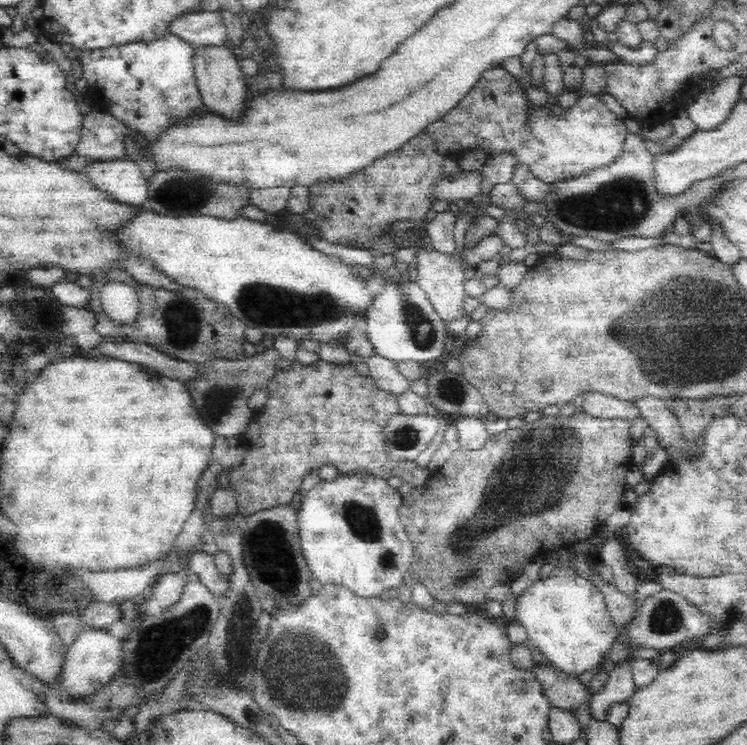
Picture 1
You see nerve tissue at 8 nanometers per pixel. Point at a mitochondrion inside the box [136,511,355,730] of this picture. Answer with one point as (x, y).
(303, 667)

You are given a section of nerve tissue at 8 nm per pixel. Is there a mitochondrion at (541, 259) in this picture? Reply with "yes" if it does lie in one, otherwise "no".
no

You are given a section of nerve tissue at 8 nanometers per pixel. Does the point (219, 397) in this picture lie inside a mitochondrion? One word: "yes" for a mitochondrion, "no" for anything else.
yes

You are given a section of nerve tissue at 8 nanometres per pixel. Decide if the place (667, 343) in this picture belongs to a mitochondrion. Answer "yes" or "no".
yes

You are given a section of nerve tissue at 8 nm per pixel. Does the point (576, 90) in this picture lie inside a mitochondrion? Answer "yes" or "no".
no

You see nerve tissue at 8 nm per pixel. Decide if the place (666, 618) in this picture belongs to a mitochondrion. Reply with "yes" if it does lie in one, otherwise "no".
yes

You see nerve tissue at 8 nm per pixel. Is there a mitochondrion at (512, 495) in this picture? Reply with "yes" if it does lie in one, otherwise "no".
yes

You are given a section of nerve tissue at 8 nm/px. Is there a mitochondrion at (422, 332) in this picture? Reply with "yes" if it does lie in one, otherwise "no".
yes

